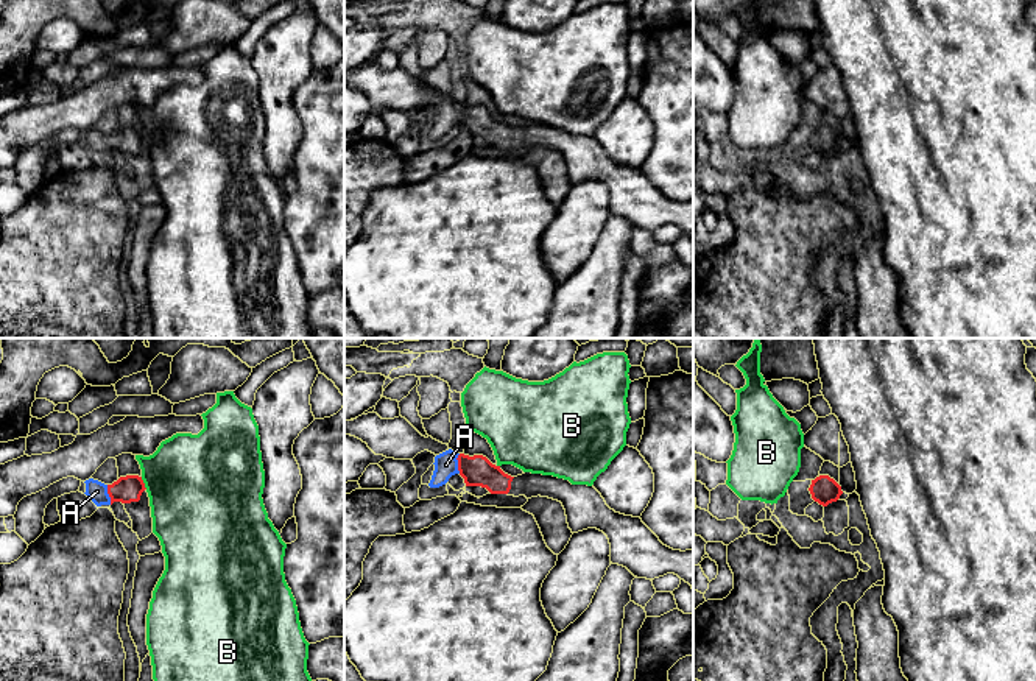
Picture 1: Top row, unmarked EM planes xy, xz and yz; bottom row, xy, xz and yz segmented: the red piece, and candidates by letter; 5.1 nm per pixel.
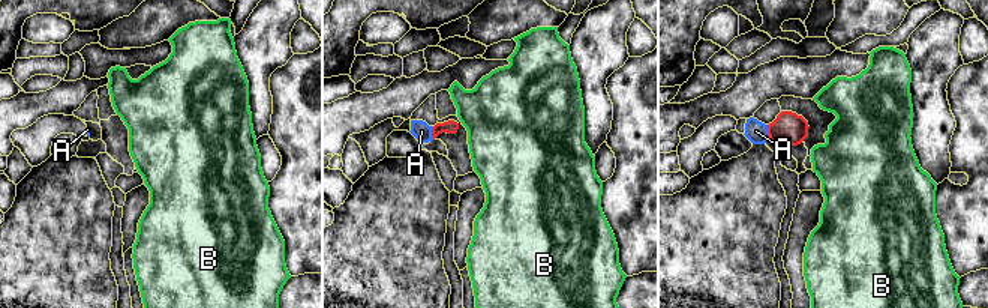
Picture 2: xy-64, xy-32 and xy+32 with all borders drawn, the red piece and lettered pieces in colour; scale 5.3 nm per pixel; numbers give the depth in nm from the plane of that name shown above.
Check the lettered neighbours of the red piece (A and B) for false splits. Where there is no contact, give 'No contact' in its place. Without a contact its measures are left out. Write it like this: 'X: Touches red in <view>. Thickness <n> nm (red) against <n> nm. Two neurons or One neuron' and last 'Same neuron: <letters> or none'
A: Touches red in xy. Thickness 140 nm (red) against 110 nm. One neuron
B: Touches red in xy. Thickness 140 nm (red) against 480 nm. Two neurons
Same neuron: A

